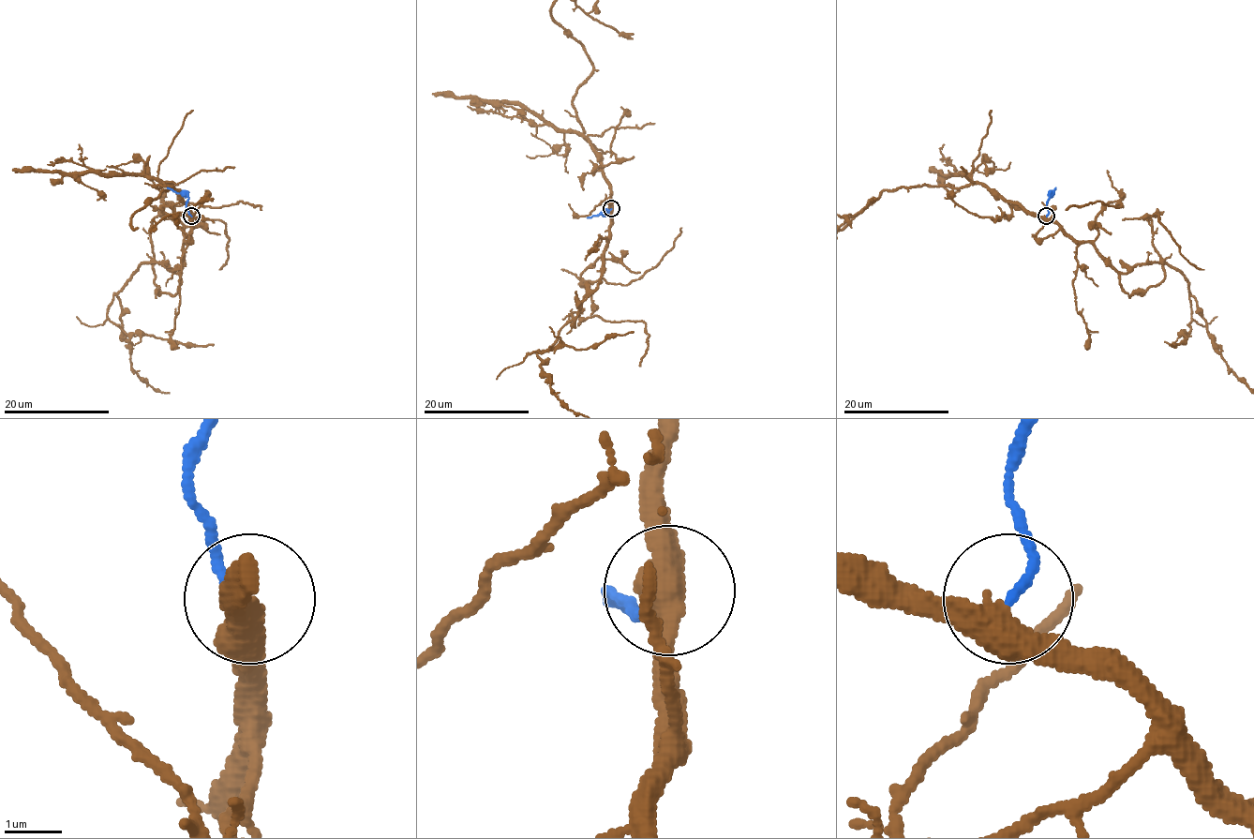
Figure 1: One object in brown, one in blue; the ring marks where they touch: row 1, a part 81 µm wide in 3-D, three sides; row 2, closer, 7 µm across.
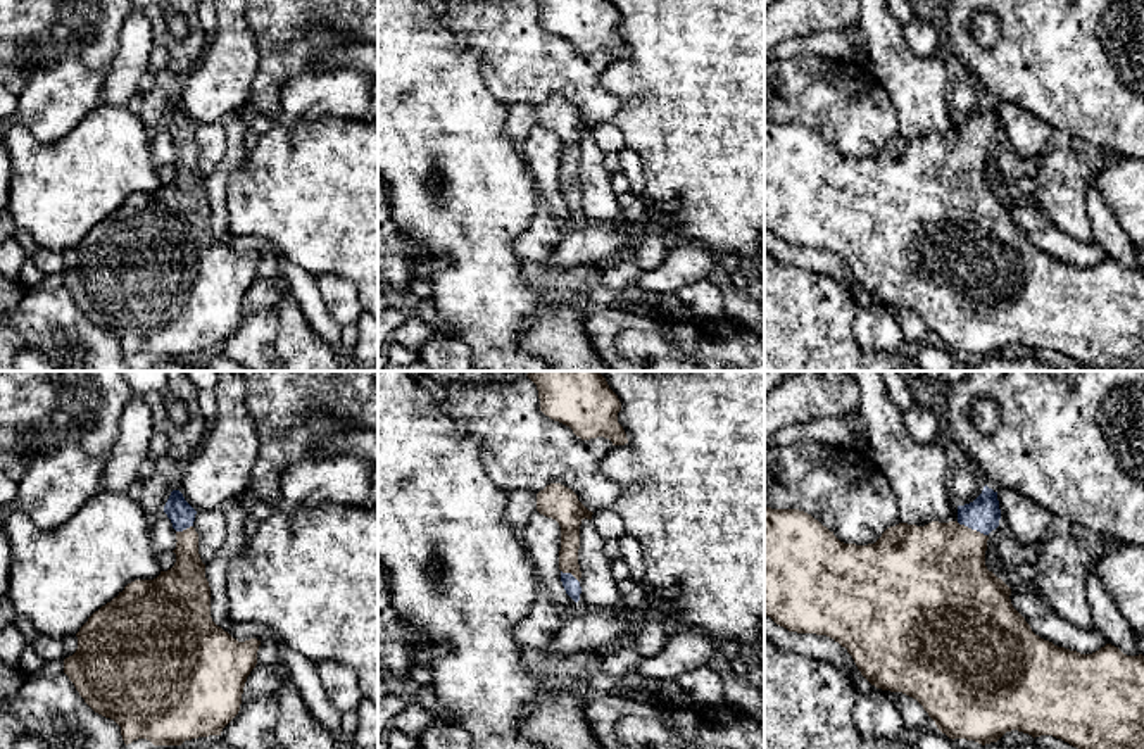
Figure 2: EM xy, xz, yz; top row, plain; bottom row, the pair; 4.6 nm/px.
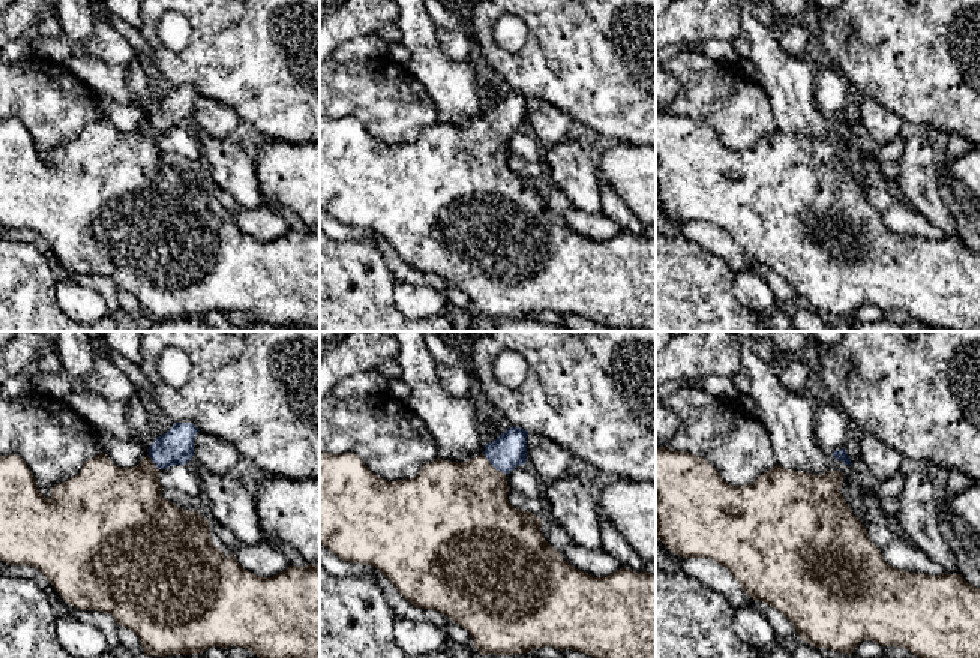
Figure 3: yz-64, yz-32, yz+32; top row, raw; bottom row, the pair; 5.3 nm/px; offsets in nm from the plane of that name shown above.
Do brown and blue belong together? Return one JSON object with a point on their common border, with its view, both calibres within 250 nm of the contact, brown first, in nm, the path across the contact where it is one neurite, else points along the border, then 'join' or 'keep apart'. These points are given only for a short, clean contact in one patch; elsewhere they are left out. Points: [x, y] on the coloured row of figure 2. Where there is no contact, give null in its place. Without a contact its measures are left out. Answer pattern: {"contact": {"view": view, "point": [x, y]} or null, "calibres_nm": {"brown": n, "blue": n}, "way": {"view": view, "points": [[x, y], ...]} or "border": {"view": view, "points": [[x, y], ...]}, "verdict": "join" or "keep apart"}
{"contact": {"view": "yz", "point": [970, 528]}, "calibres_nm": {"brown": 440, "blue": 160}, "way": {"view": "yz", "points": [[939, 572], [967, 539], [970, 528], [982, 515]]}, "verdict": "join"}

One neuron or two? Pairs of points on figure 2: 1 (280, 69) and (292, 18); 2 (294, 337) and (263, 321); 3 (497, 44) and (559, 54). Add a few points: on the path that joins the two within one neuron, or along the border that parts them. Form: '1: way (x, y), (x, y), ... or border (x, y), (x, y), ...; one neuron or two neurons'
1: way (280, 57), (283, 42), (292, 30); one neuron
2: border (273, 309), (278, 320), (278, 352); two neurons
3: way (513, 45), (516, 49), (544, 49); one neuron

